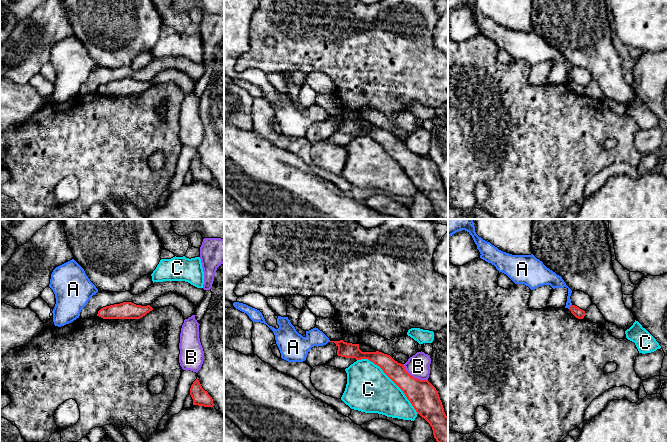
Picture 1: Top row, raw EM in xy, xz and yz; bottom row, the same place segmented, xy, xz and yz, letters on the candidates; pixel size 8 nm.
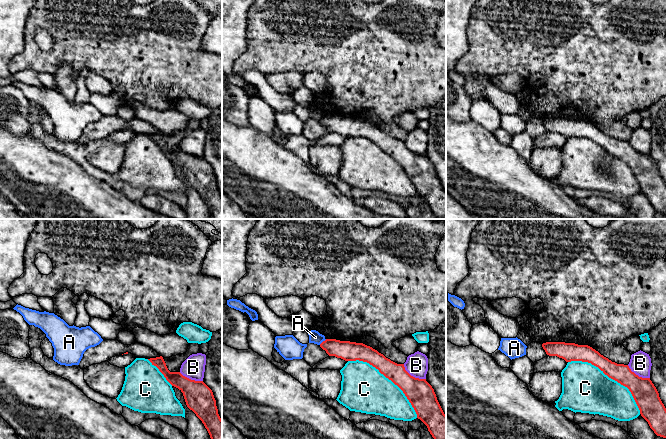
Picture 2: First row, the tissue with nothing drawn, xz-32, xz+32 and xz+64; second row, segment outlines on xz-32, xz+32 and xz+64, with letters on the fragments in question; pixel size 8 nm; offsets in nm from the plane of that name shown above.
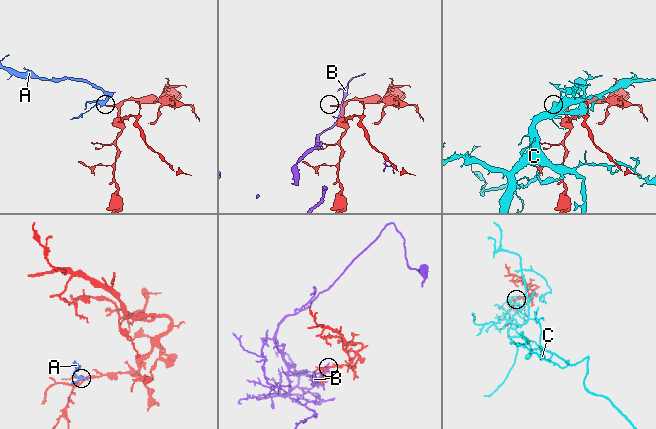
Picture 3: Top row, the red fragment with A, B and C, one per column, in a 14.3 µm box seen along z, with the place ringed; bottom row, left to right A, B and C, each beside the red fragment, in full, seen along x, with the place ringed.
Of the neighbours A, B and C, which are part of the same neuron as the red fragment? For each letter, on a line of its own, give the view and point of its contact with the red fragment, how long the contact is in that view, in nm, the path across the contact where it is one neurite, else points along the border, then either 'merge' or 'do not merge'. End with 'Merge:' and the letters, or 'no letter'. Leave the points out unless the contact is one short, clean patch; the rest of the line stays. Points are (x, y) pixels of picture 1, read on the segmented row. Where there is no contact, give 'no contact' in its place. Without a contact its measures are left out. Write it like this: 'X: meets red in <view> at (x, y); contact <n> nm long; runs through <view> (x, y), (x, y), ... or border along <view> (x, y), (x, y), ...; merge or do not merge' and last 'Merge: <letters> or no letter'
A: meets red in yz at (570, 306); contact 50 nm long; border along yz (571, 304), (568, 308); do not merge
B: meets red in xz at (413, 377); contact 240 nm long; do not merge
C: meets red in xz at (390, 378); contact 650 nm long; do not merge
Merge: no letter

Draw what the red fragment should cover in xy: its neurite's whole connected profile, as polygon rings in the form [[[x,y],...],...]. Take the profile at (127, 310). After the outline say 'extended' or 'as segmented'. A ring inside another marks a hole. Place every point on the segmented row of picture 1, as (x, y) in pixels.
[[[123,302],[101,308],[97,316],[103,319],[140,319],[152,310],[150,305],[141,306]]]; as segmented

